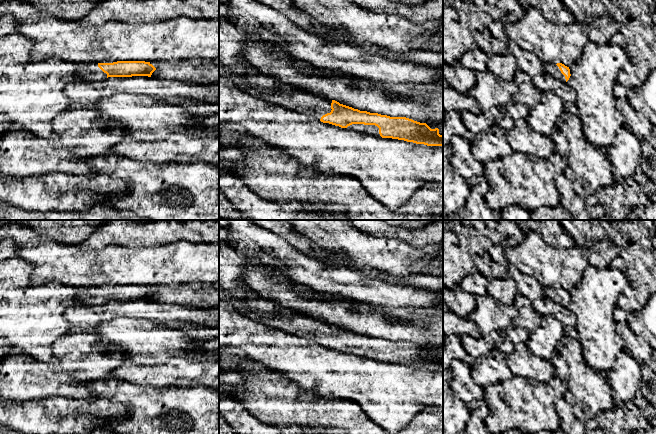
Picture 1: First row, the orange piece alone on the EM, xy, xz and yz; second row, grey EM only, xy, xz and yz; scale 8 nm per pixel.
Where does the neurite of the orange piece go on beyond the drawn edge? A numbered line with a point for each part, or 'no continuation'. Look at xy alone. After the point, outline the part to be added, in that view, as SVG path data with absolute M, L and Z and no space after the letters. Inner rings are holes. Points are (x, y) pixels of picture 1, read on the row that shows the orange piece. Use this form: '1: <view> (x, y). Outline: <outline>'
1: xy (87, 71). Outline: M77 63L79 79L82 81L102 81L107 78L97 63Z

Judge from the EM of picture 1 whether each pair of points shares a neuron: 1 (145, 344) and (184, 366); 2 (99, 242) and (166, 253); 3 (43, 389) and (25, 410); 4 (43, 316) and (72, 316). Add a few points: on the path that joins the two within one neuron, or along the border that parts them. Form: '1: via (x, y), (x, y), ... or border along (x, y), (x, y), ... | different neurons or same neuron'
1: border along (192, 354), (174, 355), (167, 361), (147, 366) | different neurons
2: border along (142, 246), (106, 245), (96, 250) | different neurons
3: border along (57, 396), (15, 401) | different neurons
4: border along (79, 303), (64, 312), (71, 325) | different neurons

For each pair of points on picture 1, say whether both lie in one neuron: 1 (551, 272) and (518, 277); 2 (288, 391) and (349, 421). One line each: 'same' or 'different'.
1: different
2: same

